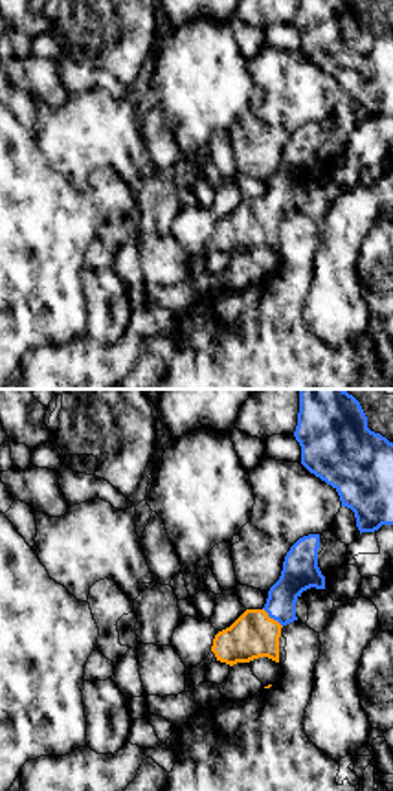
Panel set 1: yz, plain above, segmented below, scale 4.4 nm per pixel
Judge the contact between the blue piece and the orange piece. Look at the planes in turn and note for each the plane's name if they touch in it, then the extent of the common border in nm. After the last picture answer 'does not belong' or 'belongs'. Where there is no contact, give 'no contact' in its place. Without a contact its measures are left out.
contact in yz; length 120 nm

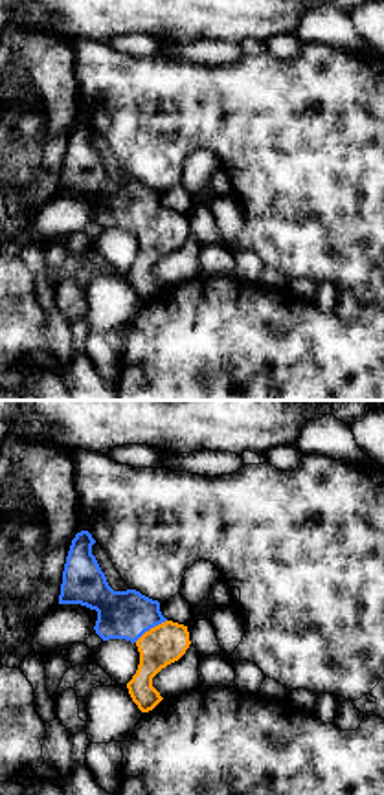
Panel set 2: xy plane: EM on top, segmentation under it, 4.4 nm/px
contact in xy; length 170 nm

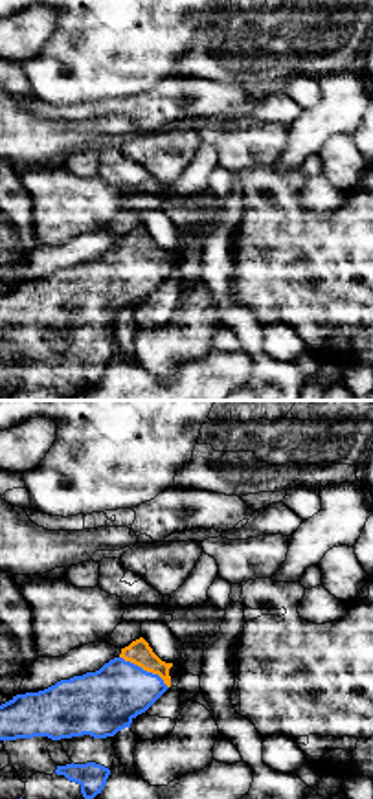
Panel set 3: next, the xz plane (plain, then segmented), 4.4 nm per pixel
contact in xz; length 260 nm

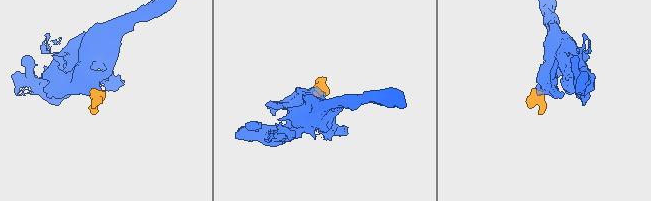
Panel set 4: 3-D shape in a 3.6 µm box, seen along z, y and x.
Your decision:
belongs

